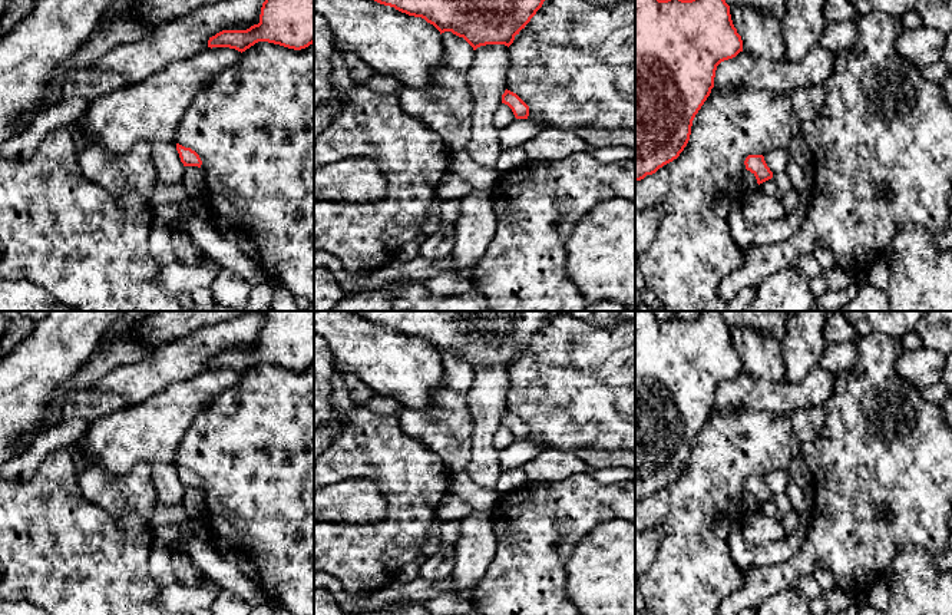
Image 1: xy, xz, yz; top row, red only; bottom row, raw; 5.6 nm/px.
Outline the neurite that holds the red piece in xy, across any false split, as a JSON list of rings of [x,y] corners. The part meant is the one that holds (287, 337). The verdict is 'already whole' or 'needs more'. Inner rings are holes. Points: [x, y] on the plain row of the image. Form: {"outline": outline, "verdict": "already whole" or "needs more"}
{"outline": [[[258,311],[265,323],[260,344],[247,351],[222,351],[209,358],[208,368],[229,368],[245,373],[258,363],[268,363],[301,371],[314,364],[314,311]]], "verdict": "already whole"}

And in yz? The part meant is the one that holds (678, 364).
{"outline": [[[635,311],[635,503],[680,477],[690,462],[692,442],[714,409],[717,387],[740,373],[741,357],[718,311],[705,311],[691,321],[678,317],[660,321],[651,311]]], "verdict": "already whole"}

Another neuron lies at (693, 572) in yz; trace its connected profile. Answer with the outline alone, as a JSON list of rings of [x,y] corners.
[[[711,410],[680,477],[635,503],[635,532],[657,528],[662,533],[651,568],[637,578],[645,609],[652,615],[717,615],[720,602],[744,583],[744,573],[731,556],[728,536],[734,526],[743,523],[746,479],[786,470],[800,453],[801,443],[790,416]]]

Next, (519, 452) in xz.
[[[515,440],[509,447],[499,453],[499,464],[502,470],[522,467],[526,462],[539,456],[546,450],[543,444],[529,440]]]

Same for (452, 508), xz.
[[[447,493],[436,507],[436,519],[442,522],[462,520],[475,510],[460,496]]]

